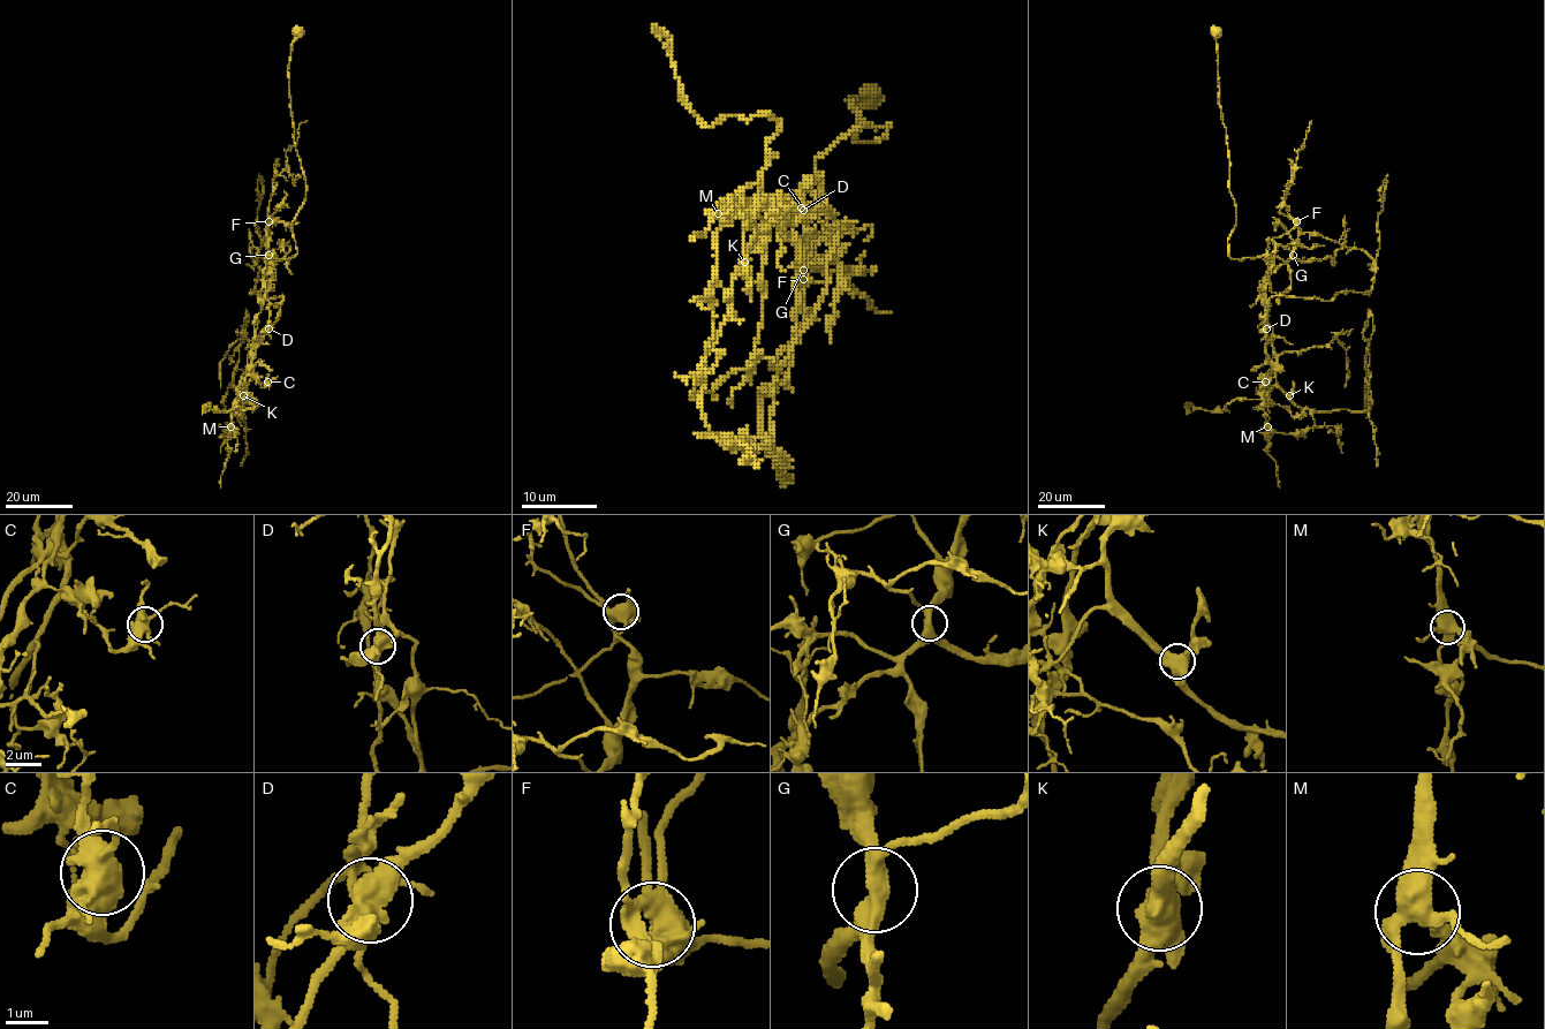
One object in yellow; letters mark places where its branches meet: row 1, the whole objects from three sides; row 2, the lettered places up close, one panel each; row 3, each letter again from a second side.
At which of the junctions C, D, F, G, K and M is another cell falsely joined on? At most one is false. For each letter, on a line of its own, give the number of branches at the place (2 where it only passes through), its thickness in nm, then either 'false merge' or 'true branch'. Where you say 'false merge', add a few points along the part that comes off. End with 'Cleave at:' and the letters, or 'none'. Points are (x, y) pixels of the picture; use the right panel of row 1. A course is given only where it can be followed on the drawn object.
C: branches 4; calibre 500 nm; true branch
D: branches 4; calibre 550 nm; false merge; course (1265, 328), (1272, 327), (1278, 385), (1295, 403), (1317, 411), (1365, 411), (1371, 405), (1370, 310), (1362, 332)
F: branches 4; calibre 550 nm; true branch
G: branches 4; calibre 380 nm; true branch
K: branches 4; calibre 550 nm; true branch
M: branches 4; calibre 500 nm; true branch
Cleave at: D

